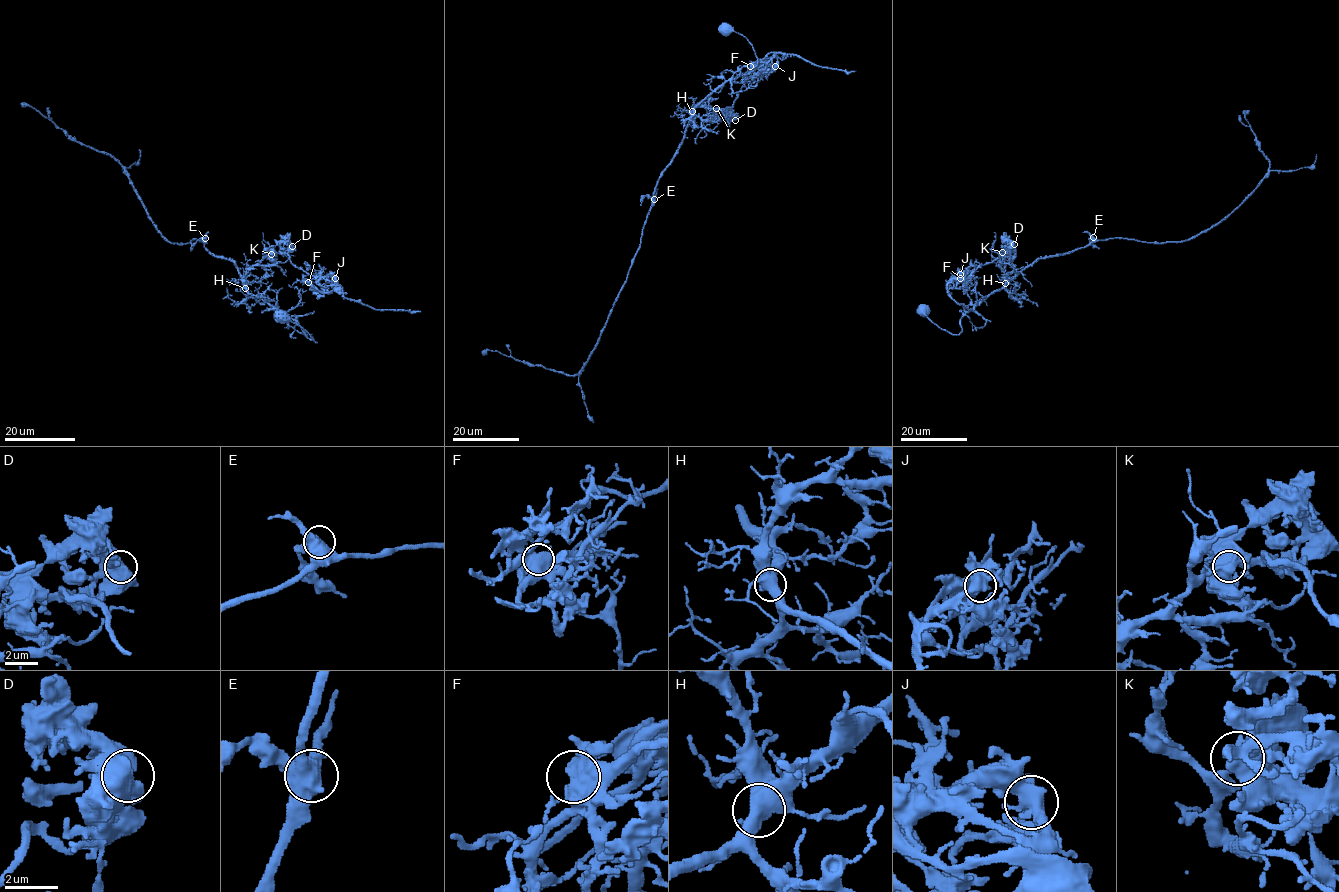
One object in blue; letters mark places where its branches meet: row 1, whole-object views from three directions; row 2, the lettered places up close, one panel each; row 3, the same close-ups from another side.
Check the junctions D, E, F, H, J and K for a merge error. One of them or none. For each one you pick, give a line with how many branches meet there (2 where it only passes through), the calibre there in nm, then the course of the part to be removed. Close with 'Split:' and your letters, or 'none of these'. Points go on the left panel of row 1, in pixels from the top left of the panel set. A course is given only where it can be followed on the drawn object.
K: branches 2; calibre 650 nm; course (272, 254), (272, 249), (278, 245), (297, 267), (323, 277), (345, 297), (360, 300), (375, 309), (421, 312)
Split: K

